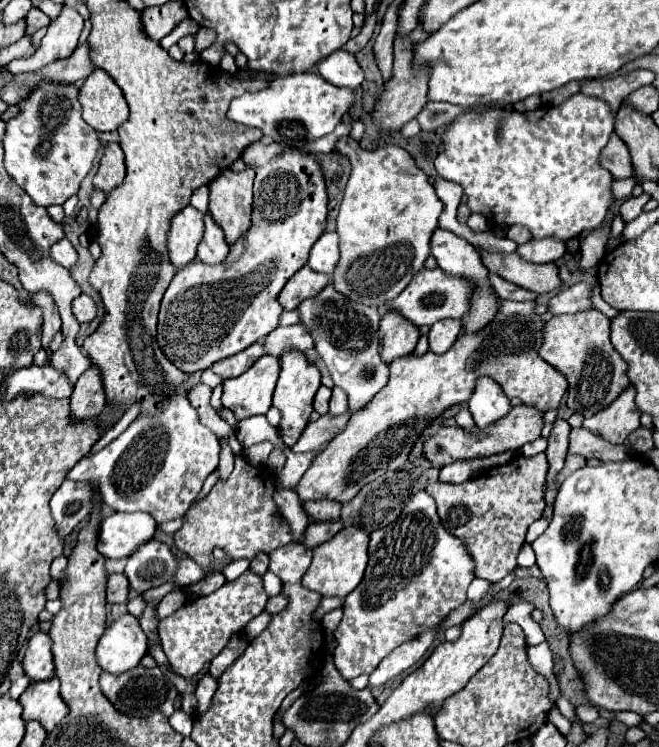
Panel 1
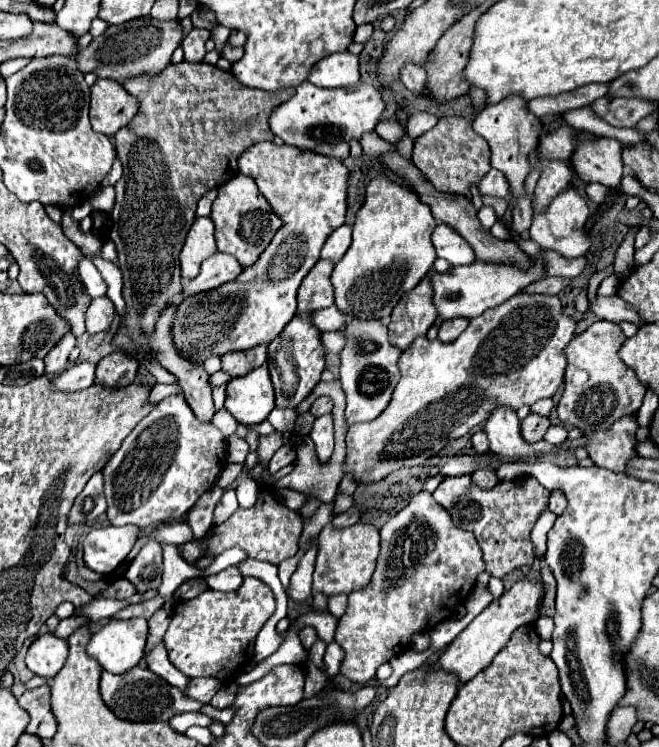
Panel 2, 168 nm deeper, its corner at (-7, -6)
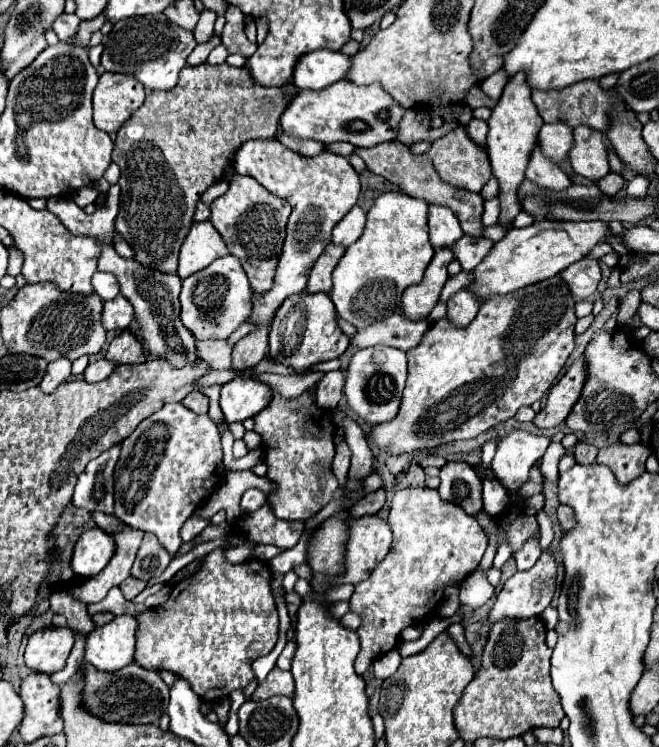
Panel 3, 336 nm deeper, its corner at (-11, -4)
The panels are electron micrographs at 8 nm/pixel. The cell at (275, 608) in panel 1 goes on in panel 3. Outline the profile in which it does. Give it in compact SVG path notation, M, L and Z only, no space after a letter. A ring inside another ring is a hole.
M365 515L351 519L349 541L345 555L345 575L337 577L333 583L361 583L371 575L375 565L389 553L391 547L391 529L389 523L377 515Z

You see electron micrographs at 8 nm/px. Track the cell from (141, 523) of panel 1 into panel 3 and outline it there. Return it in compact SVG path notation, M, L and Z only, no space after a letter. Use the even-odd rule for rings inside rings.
M95 527L95 529L85 529L75 547L73 547L73 555L71 555L71 571L77 577L93 577L97 575L113 557L115 545L109 533L105 533L103 529Z

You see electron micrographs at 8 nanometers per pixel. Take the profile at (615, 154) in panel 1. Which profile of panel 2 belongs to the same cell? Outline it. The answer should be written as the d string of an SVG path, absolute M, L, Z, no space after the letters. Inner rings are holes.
M601 137L595 143L581 145L571 161L585 183L601 183L613 189L621 185L623 143L613 137Z

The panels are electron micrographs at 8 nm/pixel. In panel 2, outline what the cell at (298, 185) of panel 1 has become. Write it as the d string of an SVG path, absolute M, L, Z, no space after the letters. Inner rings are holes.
M263 141L239 157L239 169L243 175L255 179L275 215L283 219L283 227L275 233L257 263L241 273L245 281L223 283L215 291L189 295L179 303L171 329L173 343L183 359L195 363L271 343L295 317L297 287L319 261L325 239L345 223L349 169L339 159Z

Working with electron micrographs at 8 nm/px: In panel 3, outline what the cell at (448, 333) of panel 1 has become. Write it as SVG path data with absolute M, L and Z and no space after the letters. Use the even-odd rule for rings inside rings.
M461 289L455 295L449 297L447 301L447 315L449 319L461 327L461 325L469 325L473 321L473 317L479 311L479 303L477 297L469 291L469 289Z

